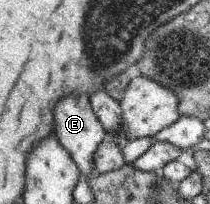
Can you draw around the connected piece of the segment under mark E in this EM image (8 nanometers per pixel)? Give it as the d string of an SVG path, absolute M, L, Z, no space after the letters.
M74 92L72 96L66 96L66 98L58 100L58 104L54 108L54 130L52 133L60 142L60 146L68 152L72 162L76 164L81 177L87 179L91 176L94 152L96 152L100 142L106 138L107 132L102 128L102 125L92 112L89 97L86 94Z

